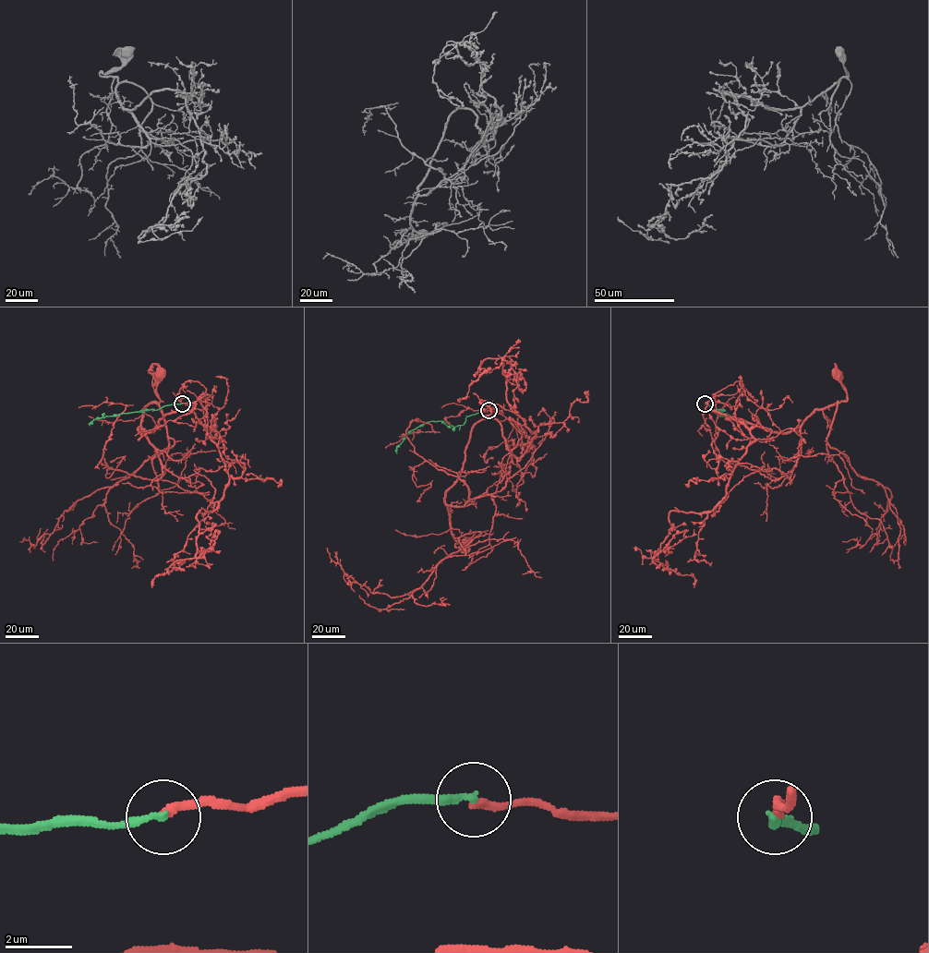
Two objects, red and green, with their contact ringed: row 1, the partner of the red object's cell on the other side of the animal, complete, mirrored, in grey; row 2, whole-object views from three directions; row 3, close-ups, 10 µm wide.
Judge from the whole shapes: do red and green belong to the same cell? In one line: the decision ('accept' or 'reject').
reject

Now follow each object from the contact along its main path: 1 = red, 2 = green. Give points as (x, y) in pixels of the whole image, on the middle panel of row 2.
1: (488, 410), (506, 418), (475, 424), (460, 476), (446, 493), (450, 530), (465, 552), (465, 541)
2: (488, 410), (467, 416), (463, 425), (454, 428), (440, 421), (425, 423), (406, 434), (397, 447), (396, 453)

